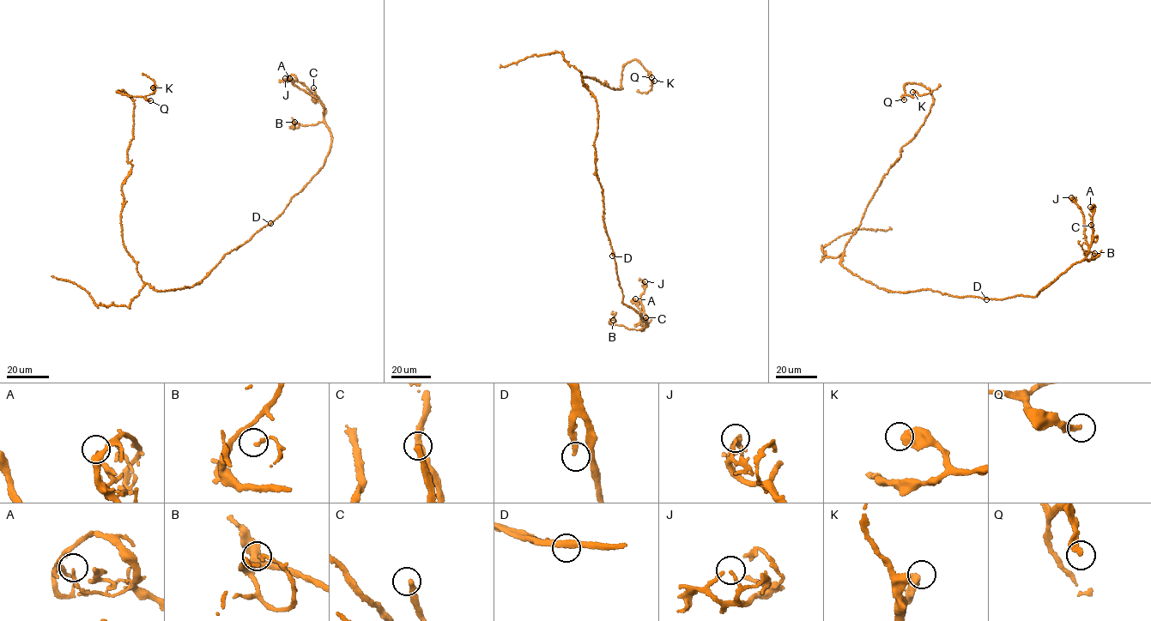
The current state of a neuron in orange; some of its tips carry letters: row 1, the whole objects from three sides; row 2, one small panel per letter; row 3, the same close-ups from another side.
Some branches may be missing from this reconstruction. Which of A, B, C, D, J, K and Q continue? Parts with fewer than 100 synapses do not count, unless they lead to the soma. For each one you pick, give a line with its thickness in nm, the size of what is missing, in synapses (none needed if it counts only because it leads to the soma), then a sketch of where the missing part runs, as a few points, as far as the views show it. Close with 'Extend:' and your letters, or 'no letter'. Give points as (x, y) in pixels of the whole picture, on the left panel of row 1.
C: Thickness 280 nm. Course of what is missing: (313, 87), (312, 83), (320, 75), (310, 65), (311, 52), (302, 45)
Extend: C

